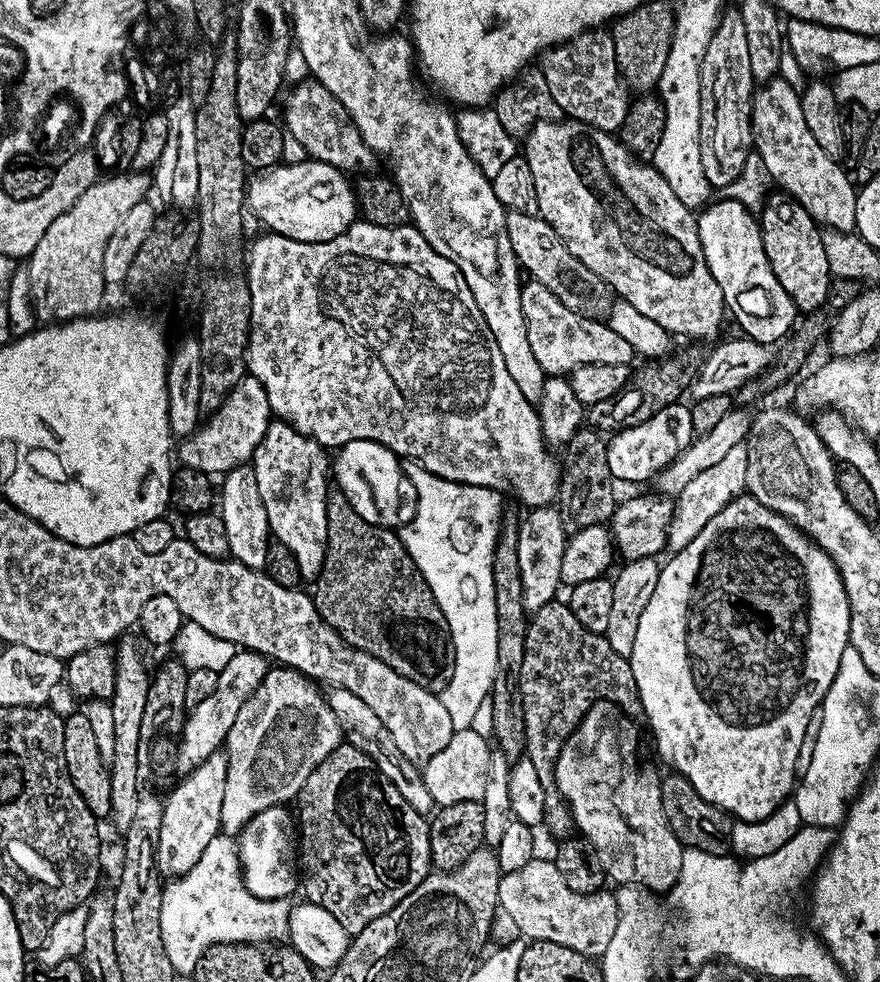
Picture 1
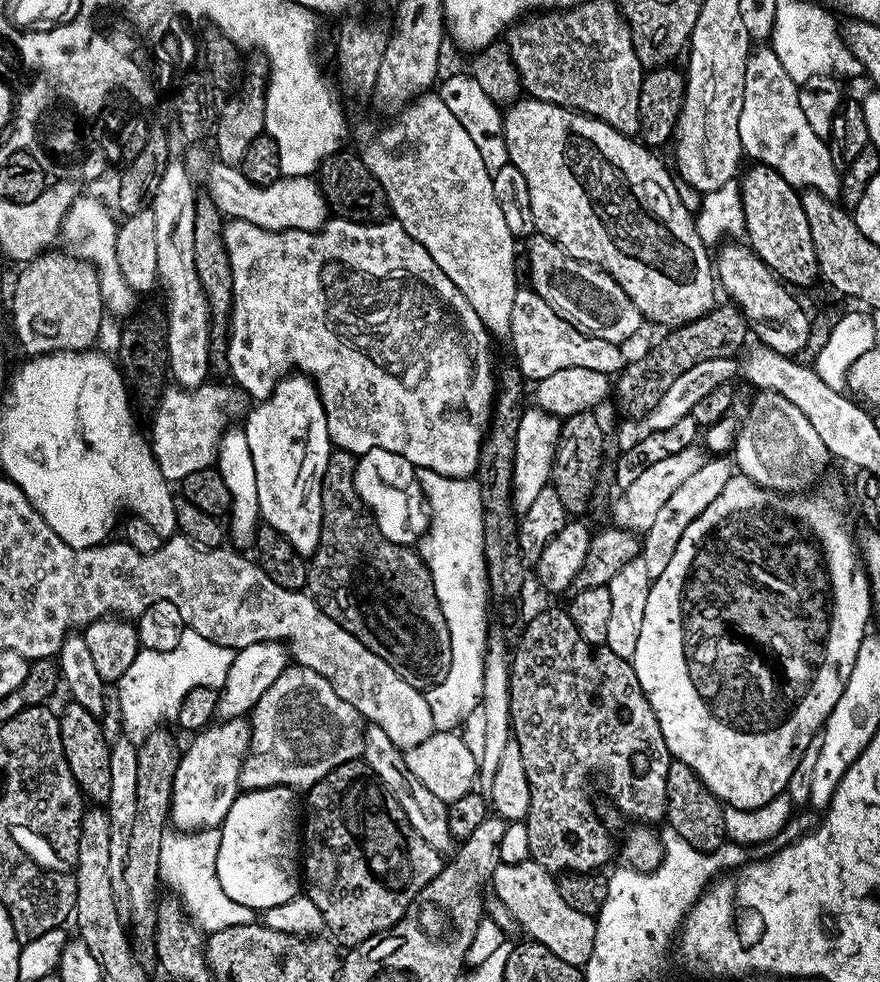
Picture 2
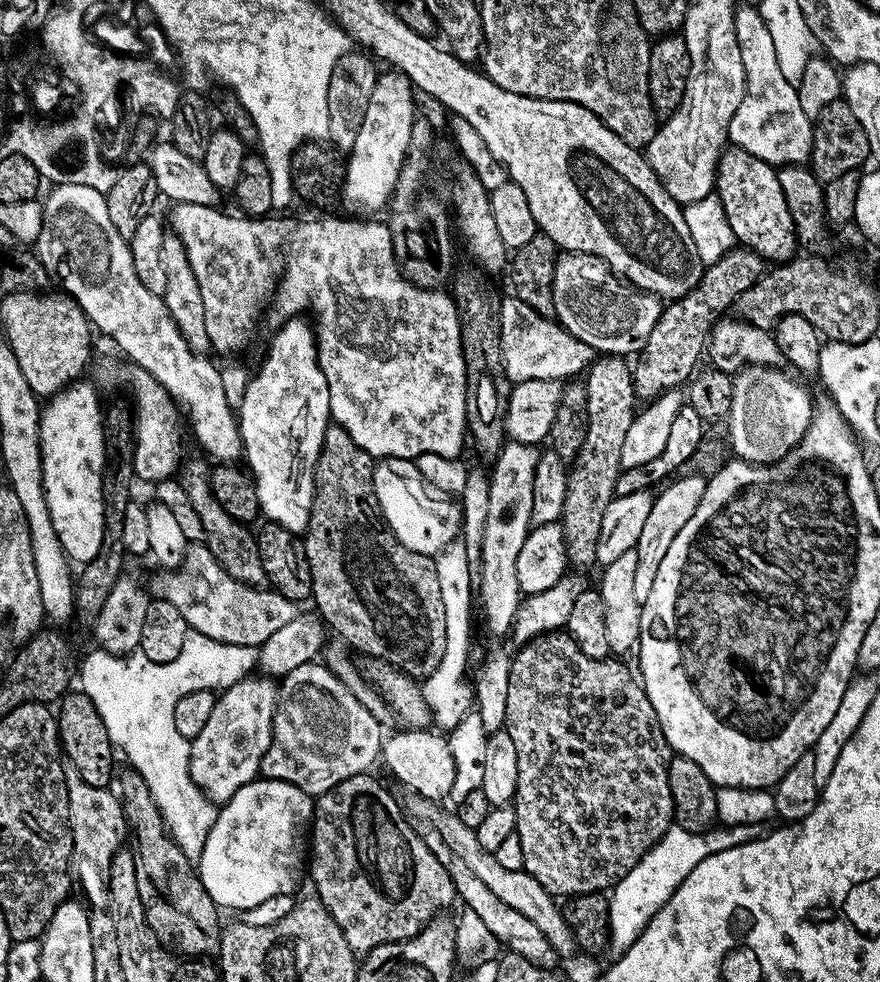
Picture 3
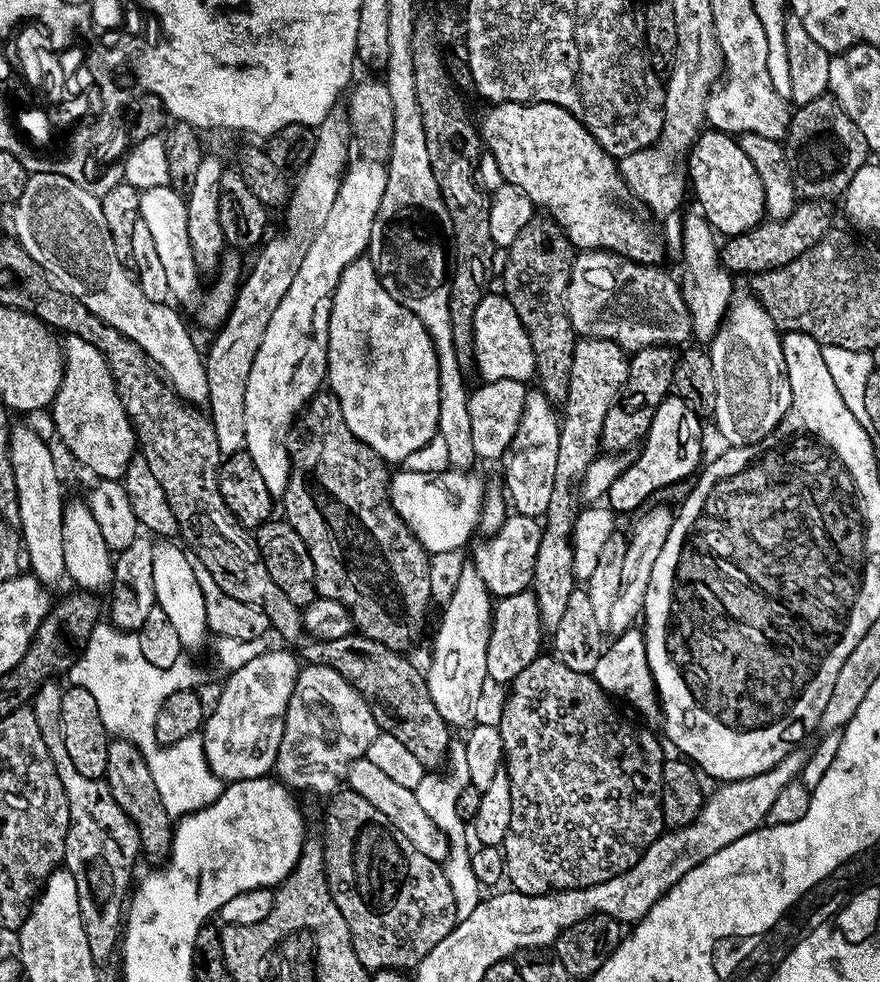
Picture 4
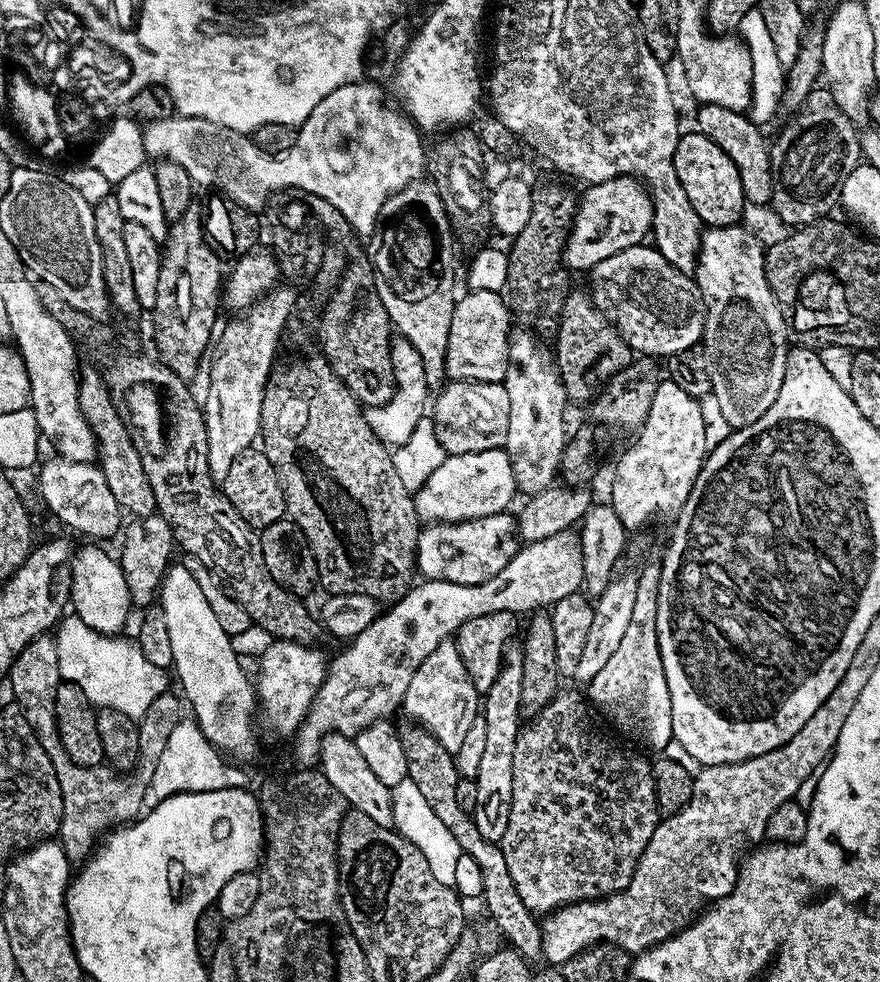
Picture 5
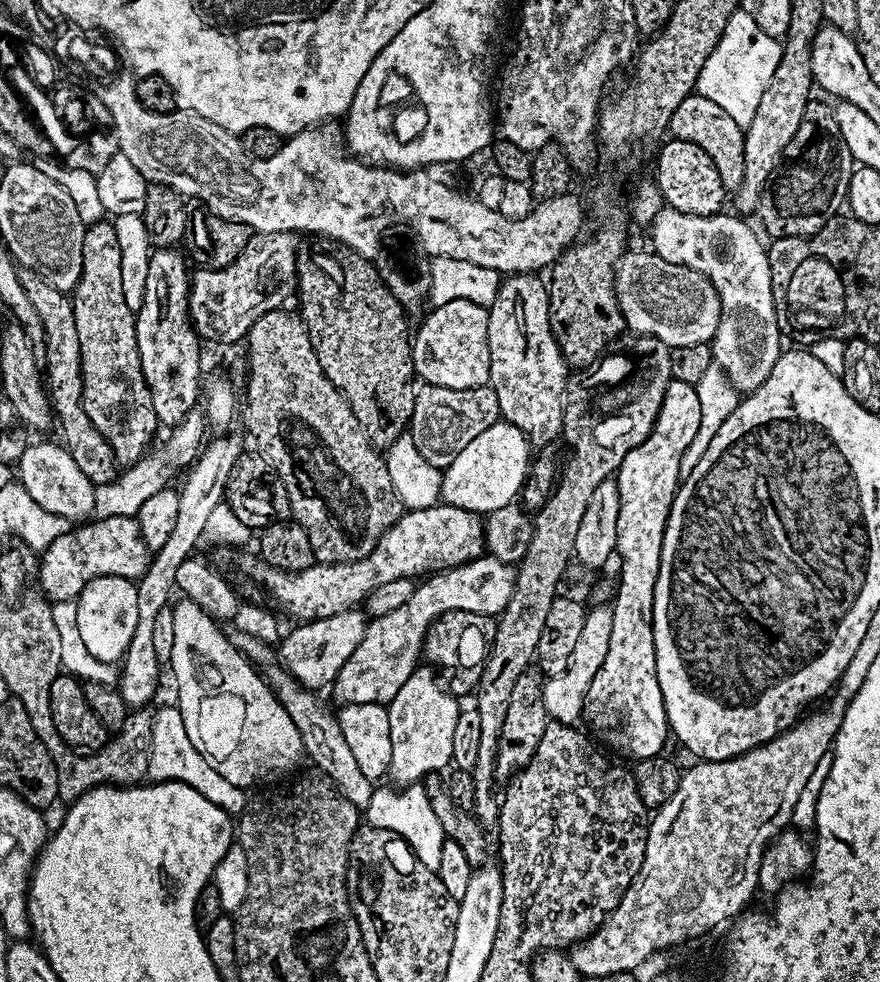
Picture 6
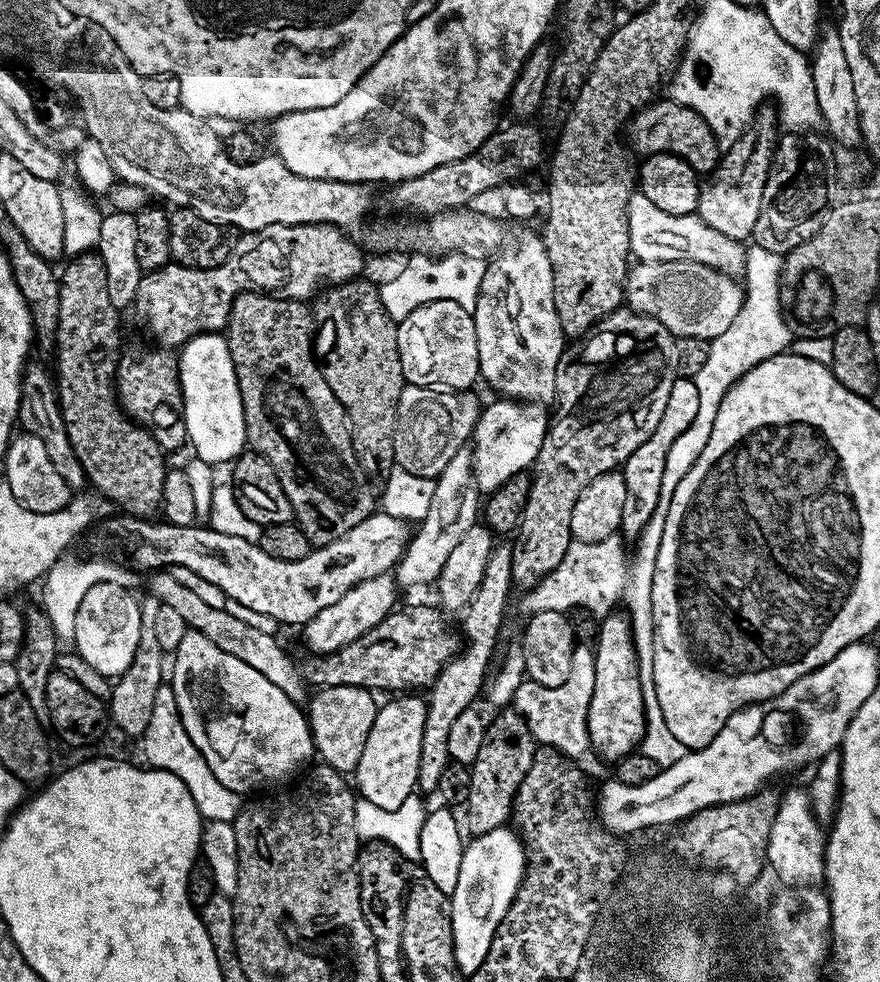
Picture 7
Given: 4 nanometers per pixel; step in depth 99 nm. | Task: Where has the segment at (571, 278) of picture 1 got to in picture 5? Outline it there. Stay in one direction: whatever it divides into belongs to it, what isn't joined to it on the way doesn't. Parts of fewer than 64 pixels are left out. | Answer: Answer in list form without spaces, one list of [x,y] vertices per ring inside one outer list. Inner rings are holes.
[[[642,243],[626,250],[618,250],[618,254],[602,258],[598,266],[591,268],[588,278],[586,288],[591,295],[593,306],[620,331],[622,338],[632,347],[633,353],[667,358],[687,348],[695,348],[701,343],[706,305],[697,281],[671,265],[655,246]]]

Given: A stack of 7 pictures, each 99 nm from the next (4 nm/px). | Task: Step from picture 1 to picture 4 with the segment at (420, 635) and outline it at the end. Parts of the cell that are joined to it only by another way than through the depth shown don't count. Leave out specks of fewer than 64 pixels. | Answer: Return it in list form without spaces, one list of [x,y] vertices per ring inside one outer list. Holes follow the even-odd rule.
[[[321,390],[316,393],[314,399],[308,404],[306,411],[302,416],[302,424],[304,420],[304,433],[300,436],[300,449],[293,451],[291,453],[292,458],[292,473],[290,474],[290,478],[288,479],[288,489],[284,491],[282,497],[282,503],[284,503],[284,512],[283,515],[286,517],[287,522],[290,526],[294,526],[294,530],[298,530],[298,534],[303,540],[306,542],[306,550],[310,550],[310,558],[314,562],[314,574],[316,575],[316,595],[317,597],[333,600],[334,602],[342,602],[342,606],[346,606],[346,610],[352,616],[352,624],[354,625],[355,631],[359,633],[361,636],[365,636],[366,638],[370,638],[374,642],[382,642],[387,646],[387,648],[393,648],[395,652],[403,653],[405,651],[404,647],[407,646],[408,643],[411,642],[412,639],[415,638],[416,635],[419,634],[420,631],[424,628],[424,611],[428,608],[428,603],[432,600],[432,572],[428,569],[428,560],[430,560],[429,553],[425,552],[424,548],[418,542],[418,538],[414,538],[414,534],[409,528],[406,526],[406,522],[402,522],[402,518],[400,515],[394,510],[394,506],[392,505],[392,499],[390,498],[390,494],[388,493],[388,481],[390,479],[390,468],[389,465],[384,461],[380,455],[374,450],[370,450],[370,446],[366,446],[366,442],[362,442],[357,436],[355,436],[350,430],[350,426],[346,426],[346,418],[342,414],[342,406],[338,406],[338,398],[333,396],[331,391]]]

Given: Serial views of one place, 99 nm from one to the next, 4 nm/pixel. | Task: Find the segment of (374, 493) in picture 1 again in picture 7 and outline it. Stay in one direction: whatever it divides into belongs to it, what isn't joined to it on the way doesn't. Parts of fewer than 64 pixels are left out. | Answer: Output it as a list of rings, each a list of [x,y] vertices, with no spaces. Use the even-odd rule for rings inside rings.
[[[496,398],[489,408],[485,407],[481,411],[474,429],[476,449],[470,452],[473,459],[472,473],[476,476],[476,487],[481,493],[491,494],[503,488],[507,480],[535,465],[550,420],[532,408],[535,407],[525,406],[511,398]]]

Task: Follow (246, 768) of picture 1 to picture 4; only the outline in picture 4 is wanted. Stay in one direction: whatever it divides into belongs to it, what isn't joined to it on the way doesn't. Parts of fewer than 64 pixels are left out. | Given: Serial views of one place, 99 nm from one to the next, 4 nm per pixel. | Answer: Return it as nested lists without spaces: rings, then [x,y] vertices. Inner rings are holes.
[[[305,663],[296,676],[294,694],[290,694],[290,702],[286,706],[282,742],[276,755],[275,775],[281,784],[292,790],[301,788],[304,792],[335,793],[347,777],[348,766],[367,757],[370,742],[374,742],[374,738],[380,733],[372,707],[365,702],[363,694],[351,682],[342,678],[342,674],[330,670],[330,666]]]

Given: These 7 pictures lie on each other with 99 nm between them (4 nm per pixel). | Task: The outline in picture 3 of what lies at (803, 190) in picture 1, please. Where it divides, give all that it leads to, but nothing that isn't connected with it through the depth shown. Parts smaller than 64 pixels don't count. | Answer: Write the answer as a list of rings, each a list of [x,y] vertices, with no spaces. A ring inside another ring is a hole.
[[[737,7],[734,34],[738,34],[738,50],[742,50],[744,97],[730,118],[728,140],[773,166],[807,165],[812,155],[814,120],[802,111],[797,85],[786,82],[778,66],[778,54],[774,54],[770,30],[766,30],[766,22],[755,7]]]

